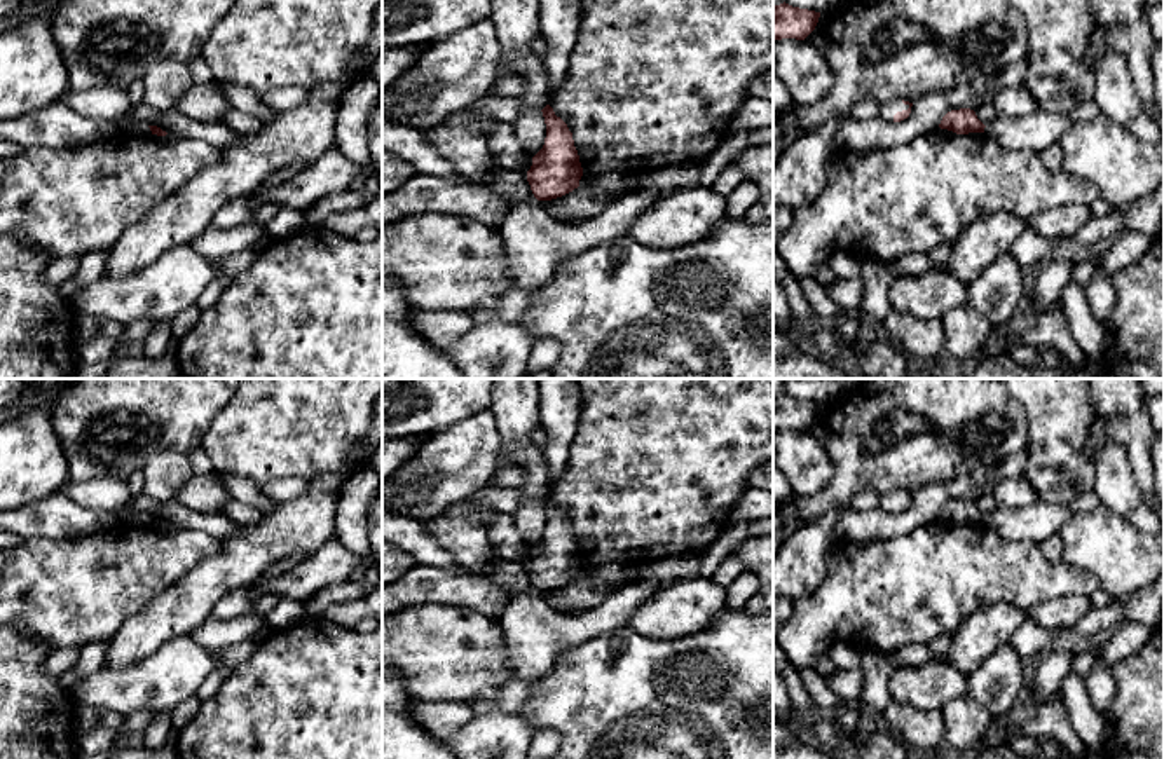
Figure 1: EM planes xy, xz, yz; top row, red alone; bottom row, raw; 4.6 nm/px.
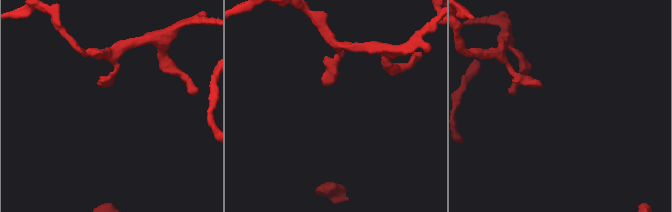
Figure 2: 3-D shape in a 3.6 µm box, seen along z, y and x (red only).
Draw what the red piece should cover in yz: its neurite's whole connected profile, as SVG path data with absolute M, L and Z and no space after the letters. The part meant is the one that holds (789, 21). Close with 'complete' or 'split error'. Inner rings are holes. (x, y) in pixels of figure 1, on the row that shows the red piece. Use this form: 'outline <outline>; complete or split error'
outline M789 3L773 5L773 40L805 40L817 26L820 12L792 7Z; complete

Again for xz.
outline M546 105L543 110L546 138L532 157L527 181L537 201L562 197L579 187L583 168L567 124Z; complete

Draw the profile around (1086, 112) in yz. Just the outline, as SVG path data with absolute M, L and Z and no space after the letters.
M1098 98L1084 101L1082 105L1078 105L1072 113L1070 119L1073 120L1073 124L1084 124L1084 122L1091 122L1099 115L1099 103Z

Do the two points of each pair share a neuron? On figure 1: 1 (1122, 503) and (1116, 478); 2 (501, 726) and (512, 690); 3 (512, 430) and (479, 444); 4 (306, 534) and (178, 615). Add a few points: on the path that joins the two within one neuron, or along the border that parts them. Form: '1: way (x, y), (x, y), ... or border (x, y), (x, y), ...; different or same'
1: way (1122, 498), (1116, 484); same
2: border (517, 711), (489, 711), (475, 716); different
3: border (489, 409), (496, 424), (496, 468), (492, 475); different
4: way (274, 538), (257, 547), (210, 583); same

